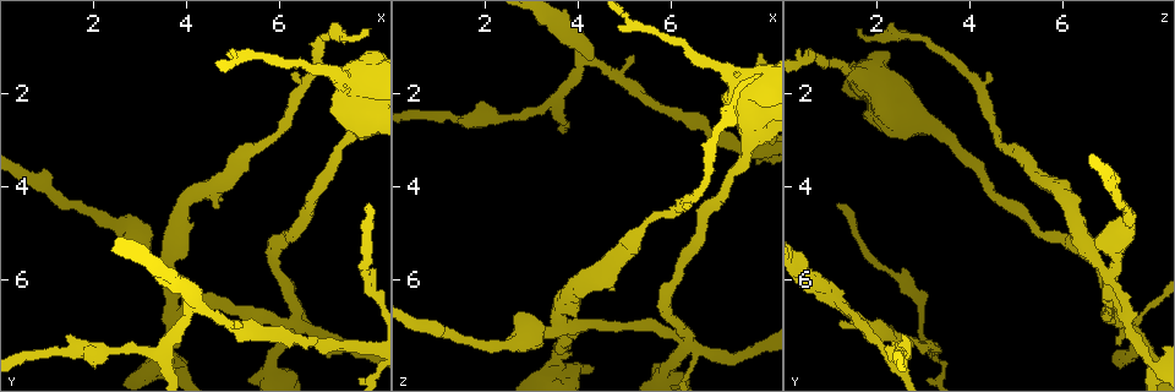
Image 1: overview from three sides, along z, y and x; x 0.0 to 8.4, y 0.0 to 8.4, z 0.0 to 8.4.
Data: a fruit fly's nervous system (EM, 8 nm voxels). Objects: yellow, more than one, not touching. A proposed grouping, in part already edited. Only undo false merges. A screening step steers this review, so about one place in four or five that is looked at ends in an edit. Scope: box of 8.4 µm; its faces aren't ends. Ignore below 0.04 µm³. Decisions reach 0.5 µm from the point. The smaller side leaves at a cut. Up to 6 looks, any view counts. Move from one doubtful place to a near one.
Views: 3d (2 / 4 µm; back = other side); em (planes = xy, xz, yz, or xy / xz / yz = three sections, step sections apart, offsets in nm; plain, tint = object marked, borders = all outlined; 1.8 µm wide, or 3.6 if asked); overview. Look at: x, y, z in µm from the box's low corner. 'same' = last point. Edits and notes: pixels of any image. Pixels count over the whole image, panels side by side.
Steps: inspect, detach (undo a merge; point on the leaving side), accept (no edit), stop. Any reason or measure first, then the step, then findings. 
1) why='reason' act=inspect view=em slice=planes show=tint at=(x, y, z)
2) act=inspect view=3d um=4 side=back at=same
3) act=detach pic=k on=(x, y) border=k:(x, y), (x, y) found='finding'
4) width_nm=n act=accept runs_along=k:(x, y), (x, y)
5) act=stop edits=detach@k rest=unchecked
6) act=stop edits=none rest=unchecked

why='abrupt turn' act=inspect view=em slice=xz step=16 show=tint at=(7.85, 2.45, 2.40)

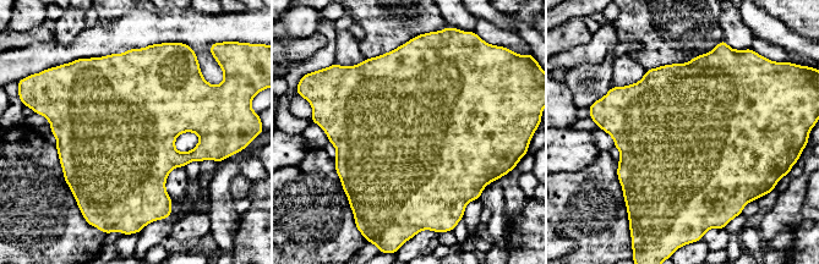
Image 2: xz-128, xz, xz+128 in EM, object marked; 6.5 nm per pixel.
width_nm=750 act=accept found='all the same cell'

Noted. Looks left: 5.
act=inspect view=3d um=4 at=(3.60, 5.95, 7.00)

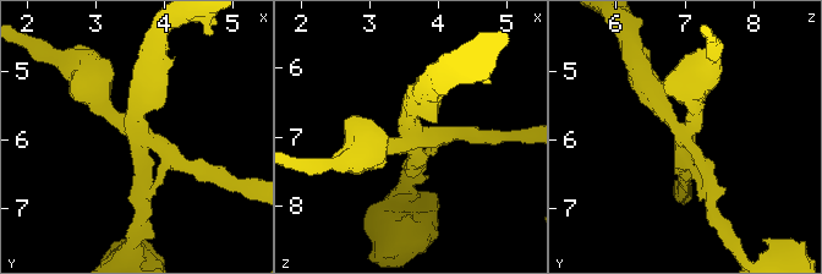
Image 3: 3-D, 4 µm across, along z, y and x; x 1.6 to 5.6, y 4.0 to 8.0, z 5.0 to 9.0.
arms=4 act=inspect view=em slice=yz step=4 show=plain at=(3.60, 5.90, 7.00)

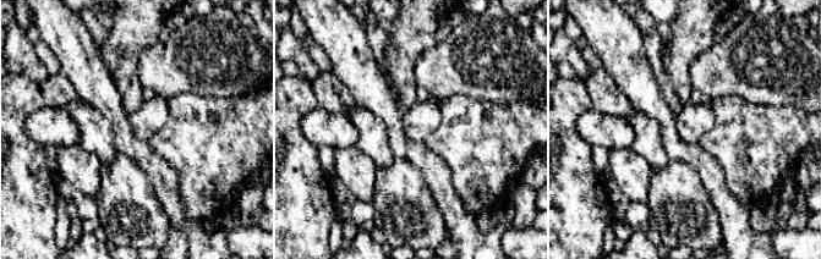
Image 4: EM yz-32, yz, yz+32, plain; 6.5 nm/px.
why='where the object lies' act=inspect view=em slice=yz step=4 show=tint at=same

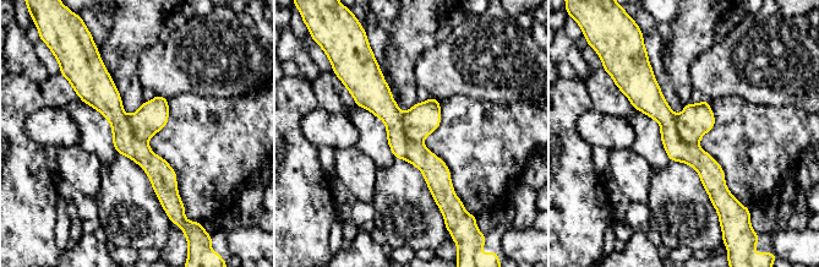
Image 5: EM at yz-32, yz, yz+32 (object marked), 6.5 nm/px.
act=detach pic=5 on=(654, 105) border=5:(676, 115), (677, 135), (697, 145) found='a second cell is stuck on'

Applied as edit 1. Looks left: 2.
act=stop edits=detach@5 rest=unchecked

